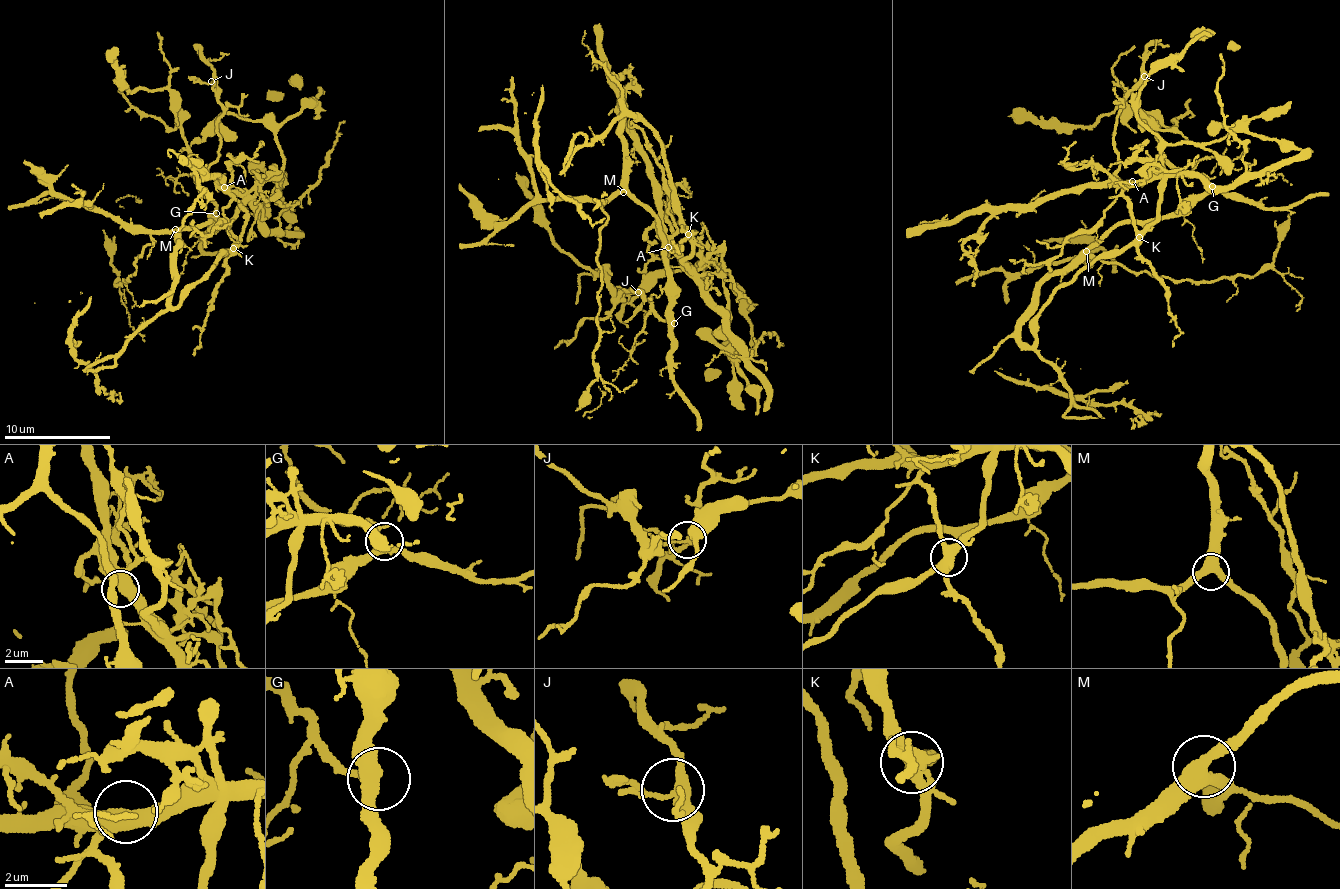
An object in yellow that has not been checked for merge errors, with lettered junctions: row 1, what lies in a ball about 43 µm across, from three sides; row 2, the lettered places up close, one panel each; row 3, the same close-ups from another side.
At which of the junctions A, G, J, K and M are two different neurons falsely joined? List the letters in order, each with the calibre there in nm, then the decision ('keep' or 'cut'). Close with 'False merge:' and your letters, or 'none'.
A: calibre 440 nm; keep
G: calibre 360 nm; keep
J: calibre 320 nm; keep
K: calibre 440 nm; cut
M: calibre 440 nm; keep
False merge: K

